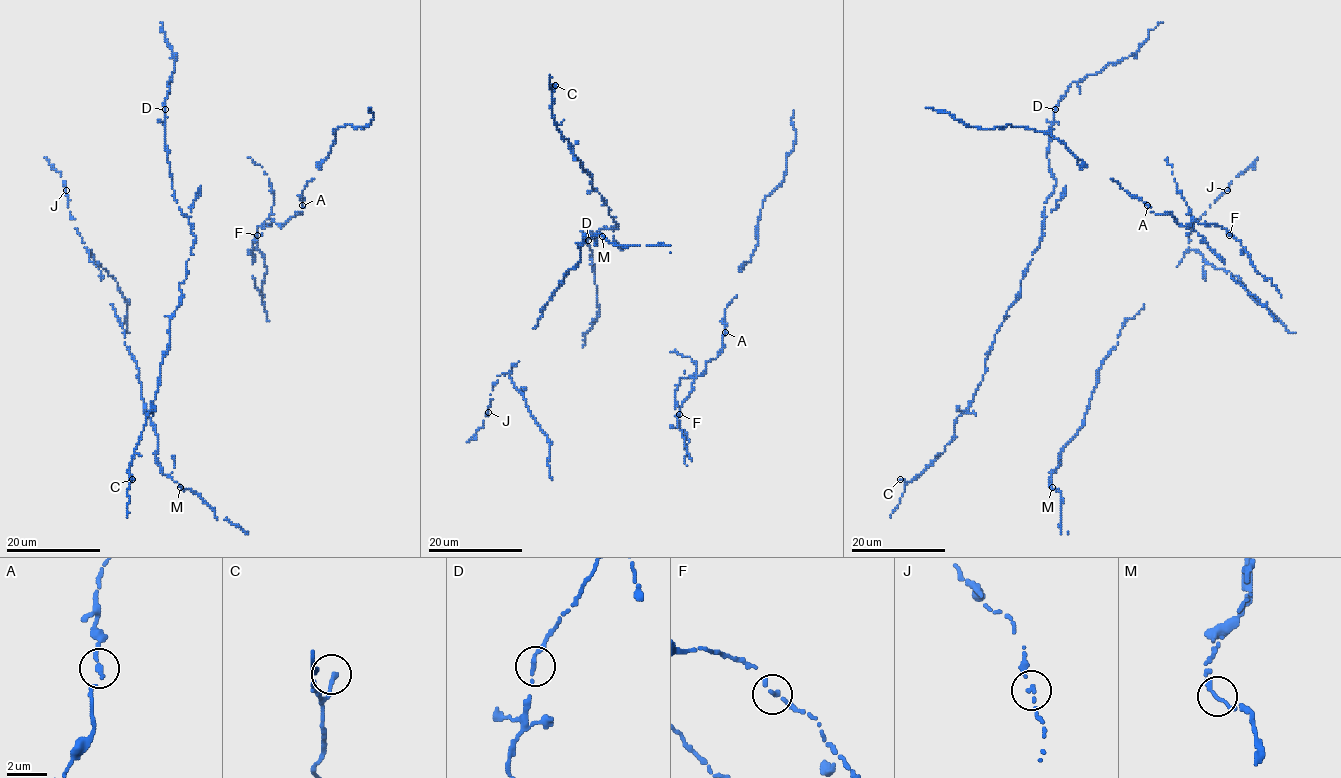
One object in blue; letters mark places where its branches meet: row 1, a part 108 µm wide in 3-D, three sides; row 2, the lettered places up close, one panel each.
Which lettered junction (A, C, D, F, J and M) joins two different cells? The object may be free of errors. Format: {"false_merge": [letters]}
{"false_merge": []}

